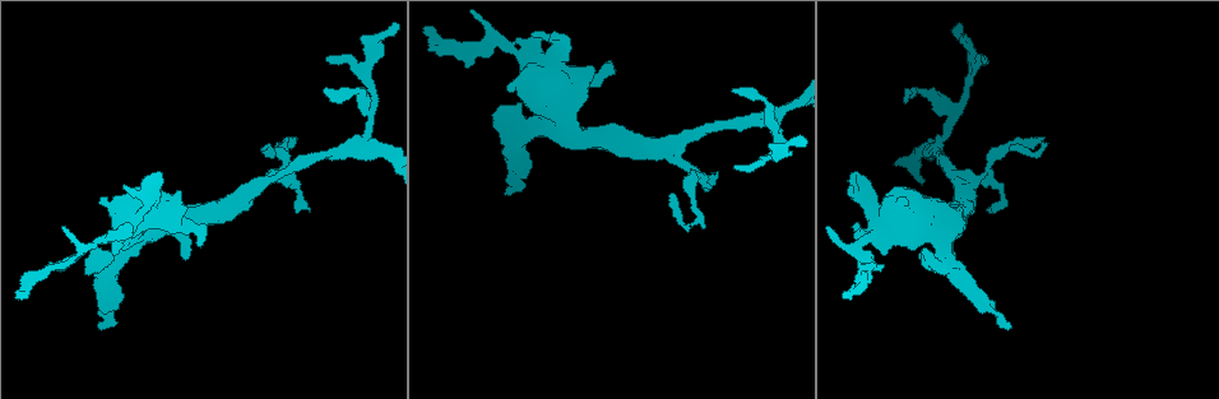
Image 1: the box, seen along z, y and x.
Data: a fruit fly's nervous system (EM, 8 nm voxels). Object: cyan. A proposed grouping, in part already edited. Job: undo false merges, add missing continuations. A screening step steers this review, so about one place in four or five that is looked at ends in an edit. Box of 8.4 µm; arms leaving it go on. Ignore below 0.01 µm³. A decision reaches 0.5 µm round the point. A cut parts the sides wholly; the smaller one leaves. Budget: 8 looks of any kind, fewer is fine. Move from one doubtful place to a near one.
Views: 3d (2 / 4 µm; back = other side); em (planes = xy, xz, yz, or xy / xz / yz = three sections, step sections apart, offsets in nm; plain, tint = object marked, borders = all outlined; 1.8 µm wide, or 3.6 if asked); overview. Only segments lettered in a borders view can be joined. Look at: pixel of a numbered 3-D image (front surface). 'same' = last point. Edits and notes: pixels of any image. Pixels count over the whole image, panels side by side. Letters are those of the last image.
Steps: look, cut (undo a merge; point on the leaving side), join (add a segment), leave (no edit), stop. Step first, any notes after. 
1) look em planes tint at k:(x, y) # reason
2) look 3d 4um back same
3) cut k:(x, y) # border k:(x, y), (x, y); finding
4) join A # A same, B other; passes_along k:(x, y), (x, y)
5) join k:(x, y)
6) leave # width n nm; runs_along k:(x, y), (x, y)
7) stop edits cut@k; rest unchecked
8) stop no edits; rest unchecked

look 3d 2um at 1:(971, 67) # a fork

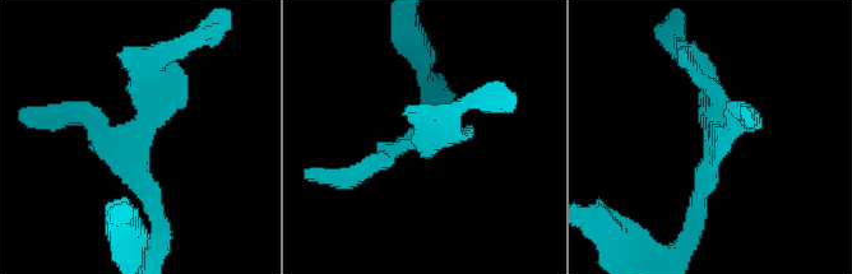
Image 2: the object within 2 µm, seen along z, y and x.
look em yz step 16 tint at 2:(717, 141) # shape alone is not enough

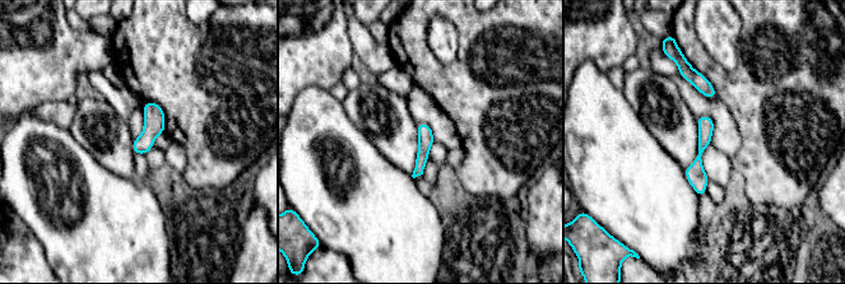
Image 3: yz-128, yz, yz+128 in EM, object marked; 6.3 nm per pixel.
look em planes borders same # cut it another way

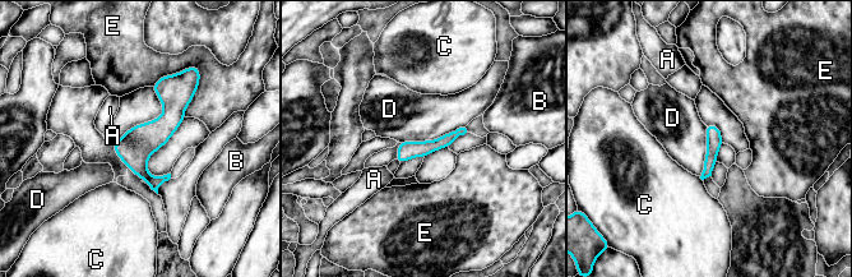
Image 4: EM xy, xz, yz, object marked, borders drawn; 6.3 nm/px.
leave # A other, B other, C other, D other, E other; border 4:(464, 127), (434, 139), (399, 142); all the same neuron

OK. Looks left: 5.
look 3d 4um at 1:(350, 147) # branch point

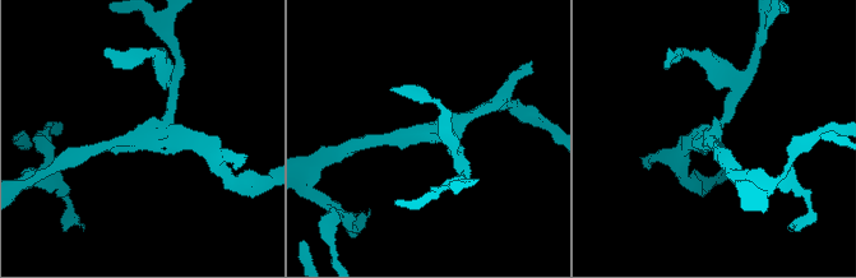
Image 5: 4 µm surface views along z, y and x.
look em planes borders at 5:(710, 135) # arms 3

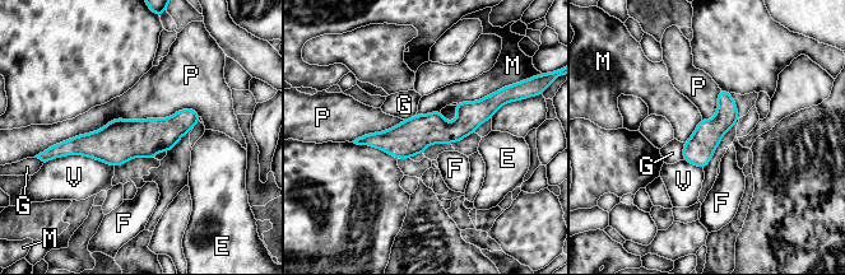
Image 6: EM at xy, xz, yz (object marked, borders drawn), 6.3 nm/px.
leave # width 190 nm; longest_contact P 950 nm; E other, F other, G other, M other, P other, V other; one neuron here

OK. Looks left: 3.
look 3d 4um at 1:(863, 241) # a fork

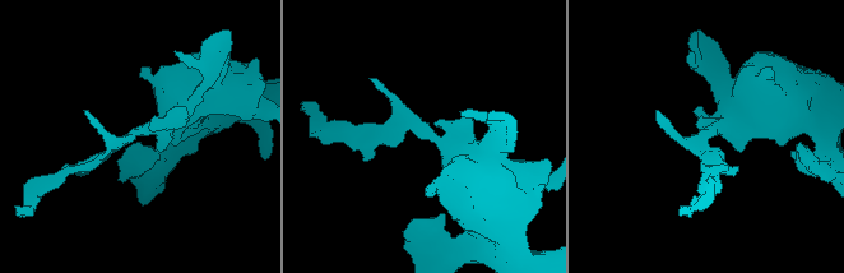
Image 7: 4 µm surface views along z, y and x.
look em planes borders at 7:(134, 134)

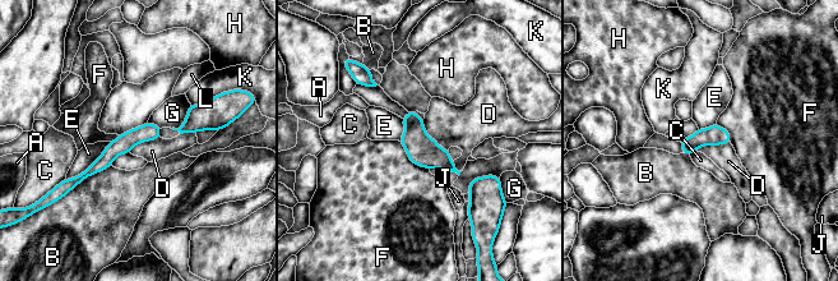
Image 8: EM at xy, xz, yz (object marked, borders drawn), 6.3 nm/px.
leave # A other, B other, C other, D other, E other, F other, G other, H other, J other, K other, L other; border 8:(422, 120), (424, 129), (448, 150); one neuron here

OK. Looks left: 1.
stop no edits; rest unchecked

